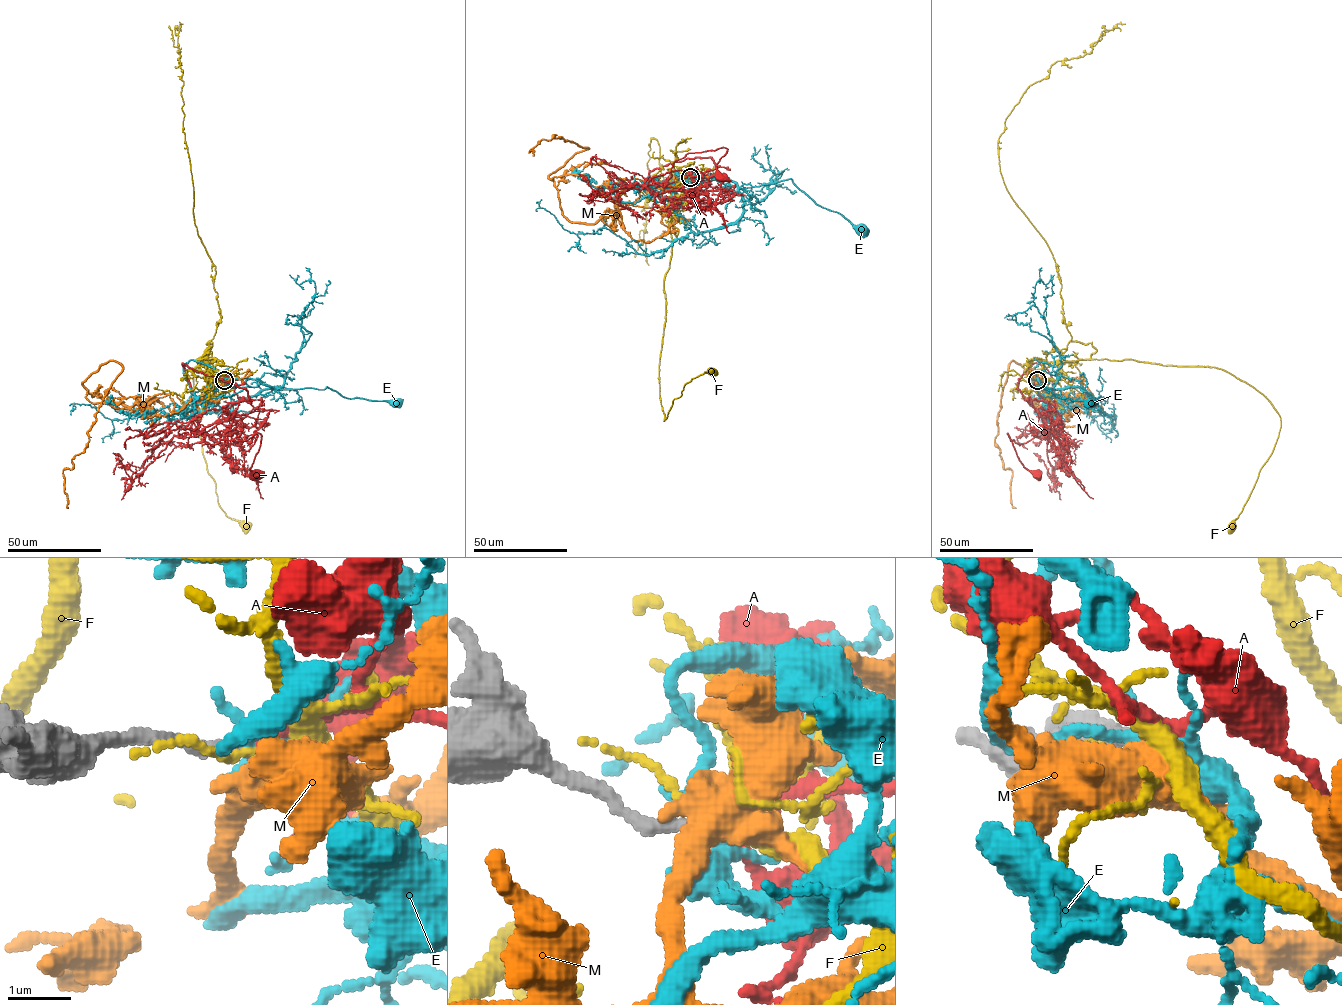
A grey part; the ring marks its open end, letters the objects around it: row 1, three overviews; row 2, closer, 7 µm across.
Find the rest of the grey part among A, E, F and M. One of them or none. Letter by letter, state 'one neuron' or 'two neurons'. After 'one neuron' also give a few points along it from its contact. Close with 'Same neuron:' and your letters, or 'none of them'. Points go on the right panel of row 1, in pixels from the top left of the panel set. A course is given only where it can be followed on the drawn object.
A: one neuron; course (1038, 380), (1036, 389), (1049, 405), (1050, 433), (1019, 445), (1007, 434), (1019, 460), (1038, 475)
E: two neurons
F: two neurons
M: two neurons
Same neuron: A

